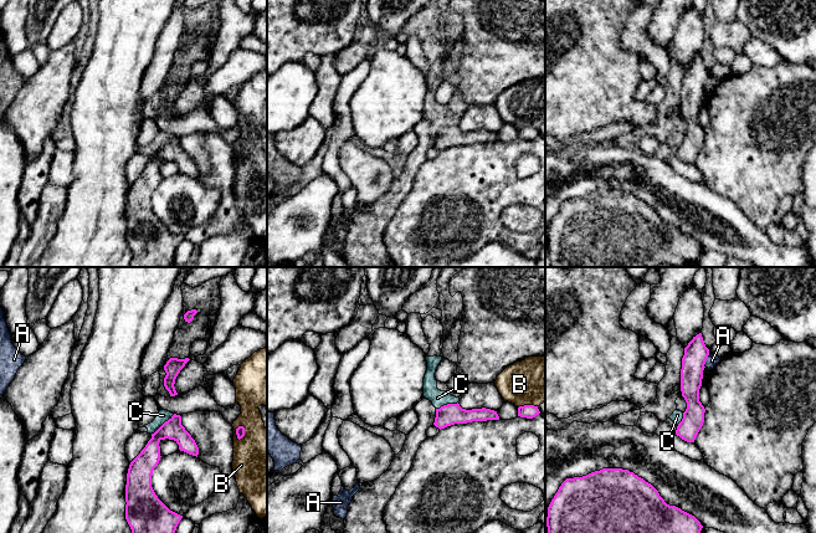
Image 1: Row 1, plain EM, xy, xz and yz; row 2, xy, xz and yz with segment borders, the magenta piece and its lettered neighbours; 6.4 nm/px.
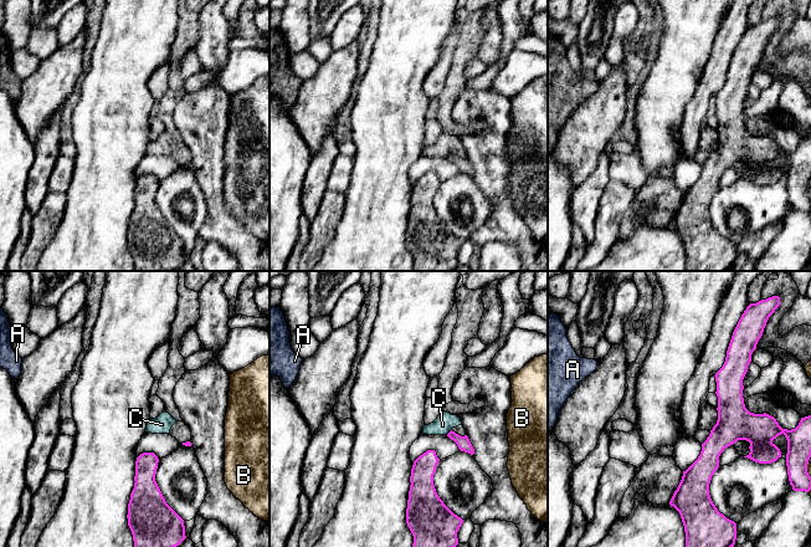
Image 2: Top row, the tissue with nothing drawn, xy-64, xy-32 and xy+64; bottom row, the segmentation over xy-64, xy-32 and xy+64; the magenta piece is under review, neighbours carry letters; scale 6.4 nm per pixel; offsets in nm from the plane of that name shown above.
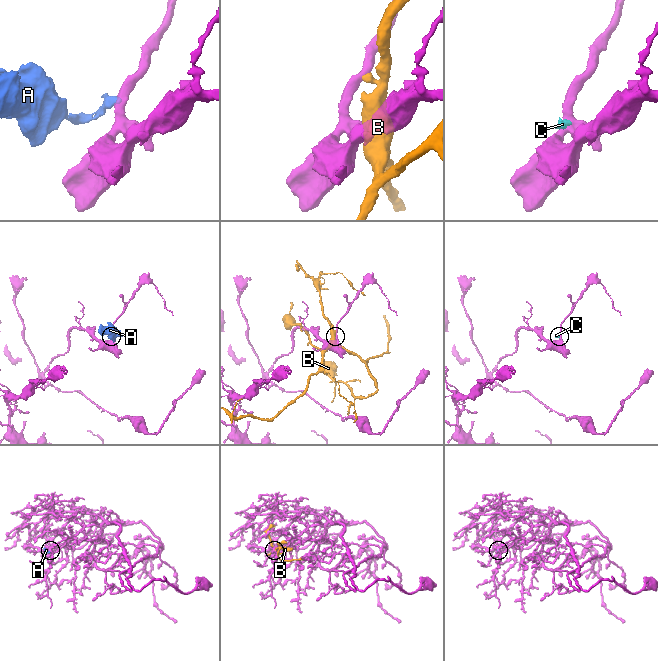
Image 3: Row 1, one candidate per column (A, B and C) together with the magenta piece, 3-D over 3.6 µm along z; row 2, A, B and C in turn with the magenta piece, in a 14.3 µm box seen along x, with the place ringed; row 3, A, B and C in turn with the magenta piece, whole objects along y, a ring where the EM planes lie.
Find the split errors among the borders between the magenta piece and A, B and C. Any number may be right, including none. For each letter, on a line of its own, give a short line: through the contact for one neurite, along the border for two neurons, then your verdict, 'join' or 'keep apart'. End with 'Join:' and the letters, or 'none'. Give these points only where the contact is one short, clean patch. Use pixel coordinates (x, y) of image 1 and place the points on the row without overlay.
A: yz (709, 75), (704, 88) | keep apart
B: keep apart
C: xy (174, 136), (150, 155) | keep apart
Join: none

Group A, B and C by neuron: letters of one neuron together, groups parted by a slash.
A / B / C

